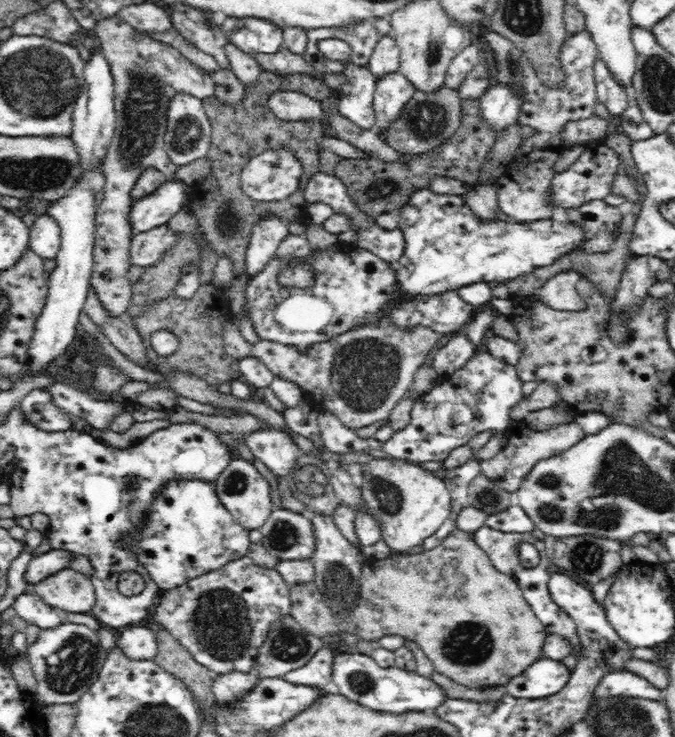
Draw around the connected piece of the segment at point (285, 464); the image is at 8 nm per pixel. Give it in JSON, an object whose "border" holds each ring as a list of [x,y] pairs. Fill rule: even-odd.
{"border":[[[266,427],[245,433],[244,442],[255,459],[262,461],[276,477],[286,477],[297,467],[299,447],[284,429]]]}

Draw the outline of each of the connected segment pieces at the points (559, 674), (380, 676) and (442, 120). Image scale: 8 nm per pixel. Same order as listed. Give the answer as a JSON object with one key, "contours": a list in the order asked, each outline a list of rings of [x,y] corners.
{"contours":[[[[541,659],[505,686],[513,698],[536,700],[560,693],[570,678],[571,670],[561,661]]],[[[357,652],[338,654],[334,658],[332,686],[338,686],[338,694],[344,694],[346,699],[356,700],[362,706],[390,715],[400,715],[404,712],[434,712],[440,704],[449,700],[443,688],[430,678],[394,666],[380,667],[371,656]]],[[[440,87],[434,92],[416,90],[412,98],[402,108],[400,116],[390,124],[386,132],[382,132],[382,140],[402,155],[416,155],[420,152],[432,151],[444,144],[461,124],[461,101],[458,90]]]]}

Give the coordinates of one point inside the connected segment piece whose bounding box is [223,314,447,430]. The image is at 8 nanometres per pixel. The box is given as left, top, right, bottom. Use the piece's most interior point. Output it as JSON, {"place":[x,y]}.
{"place":[359,376]}

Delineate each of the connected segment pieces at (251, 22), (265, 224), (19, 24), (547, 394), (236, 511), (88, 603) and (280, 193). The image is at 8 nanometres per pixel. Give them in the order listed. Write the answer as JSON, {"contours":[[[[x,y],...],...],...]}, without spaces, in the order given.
{"contours":[[[[227,17],[220,27],[230,43],[248,54],[274,54],[283,46],[283,29],[268,20]]],[[[271,215],[256,222],[246,256],[246,273],[252,277],[276,255],[279,245],[289,236],[287,223]]],[[[52,2],[52,4],[48,4],[44,10],[31,12],[22,18],[16,19],[13,24],[14,26],[11,27],[11,30],[14,35],[43,36],[44,38],[55,40],[62,44],[69,42],[75,43],[75,41],[79,40],[76,34],[80,34],[80,30],[82,30],[82,26],[80,26],[80,23],[75,19],[68,5],[64,2]]],[[[539,381],[535,391],[530,396],[524,396],[516,406],[510,408],[512,422],[523,420],[532,411],[554,407],[561,402],[557,387],[548,381]]],[[[235,456],[228,464],[224,472],[215,480],[214,485],[222,504],[232,513],[234,520],[248,531],[259,529],[274,510],[270,499],[270,484],[254,467],[253,463],[238,456]]],[[[72,568],[60,570],[37,582],[34,592],[60,613],[89,613],[96,602],[92,581]]],[[[280,147],[276,150],[268,149],[258,156],[251,158],[243,167],[243,172],[241,173],[242,191],[249,198],[262,204],[282,201],[283,199],[290,198],[291,195],[298,191],[302,172],[302,164],[298,157],[292,153],[292,149],[288,147]]]]}

